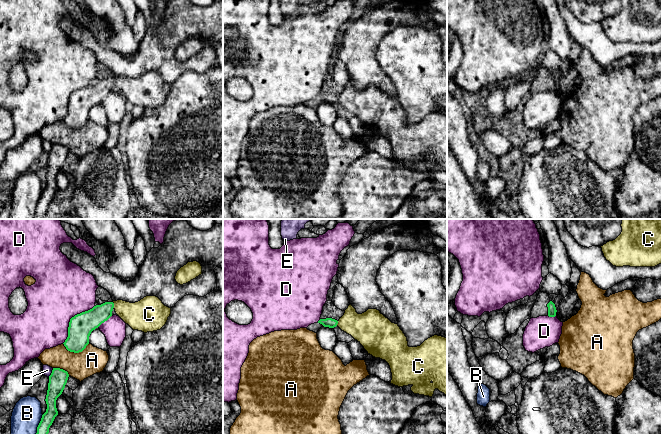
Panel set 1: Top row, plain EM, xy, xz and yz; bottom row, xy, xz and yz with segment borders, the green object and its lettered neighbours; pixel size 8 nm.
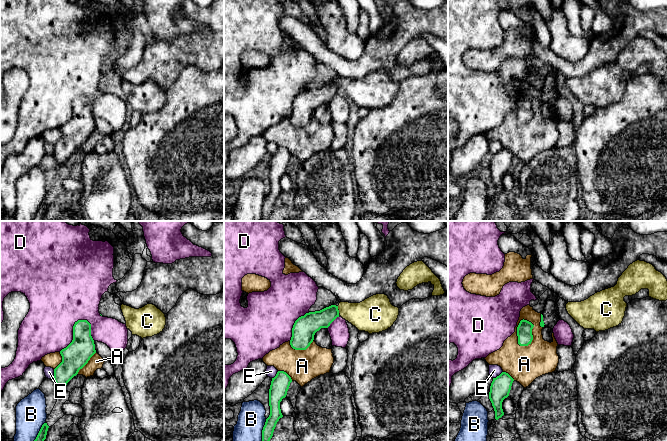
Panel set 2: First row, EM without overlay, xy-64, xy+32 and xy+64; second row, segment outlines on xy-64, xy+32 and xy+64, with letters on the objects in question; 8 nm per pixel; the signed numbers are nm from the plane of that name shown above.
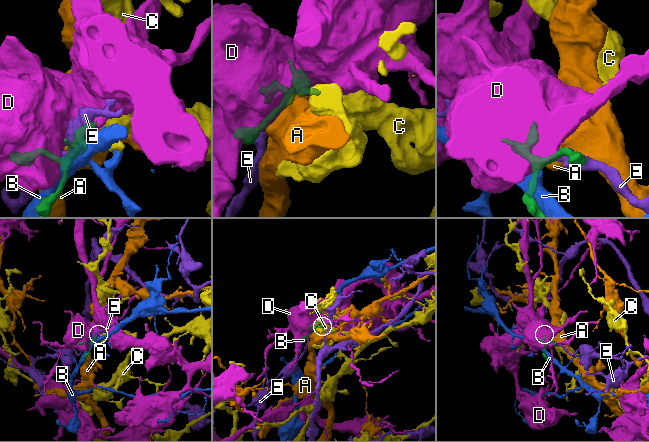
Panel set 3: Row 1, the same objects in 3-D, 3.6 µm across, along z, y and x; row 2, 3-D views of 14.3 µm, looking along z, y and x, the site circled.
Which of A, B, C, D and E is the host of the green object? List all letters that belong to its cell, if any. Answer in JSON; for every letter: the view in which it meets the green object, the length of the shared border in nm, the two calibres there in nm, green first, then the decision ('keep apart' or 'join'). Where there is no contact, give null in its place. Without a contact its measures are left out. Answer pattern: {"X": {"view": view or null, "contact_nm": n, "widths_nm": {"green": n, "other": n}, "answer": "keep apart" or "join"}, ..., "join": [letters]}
{"A": {"view": "xy", "contact_nm": 220, "widths_nm": {"green": 190, "other": 220}, "answer": "keep apart"}, "B": {"view": "xy", "contact_nm": 170, "widths_nm": {"green": 100, "other": 240}, "answer": "keep apart"}, "C": {"view": "xy", "contact_nm": 50, "widths_nm": {"green": 170, "other": 240}, "answer": "join"}, "D": {"view": "xy", "contact_nm": 400, "widths_nm": {"green": 190, "other": 460}, "answer": "keep apart"}, "E": {"view": "xy", "contact_nm": 80, "widths_nm": {"green": 140, "other": 80}, "answer": "keep apart"}, "join": ["C"]}

